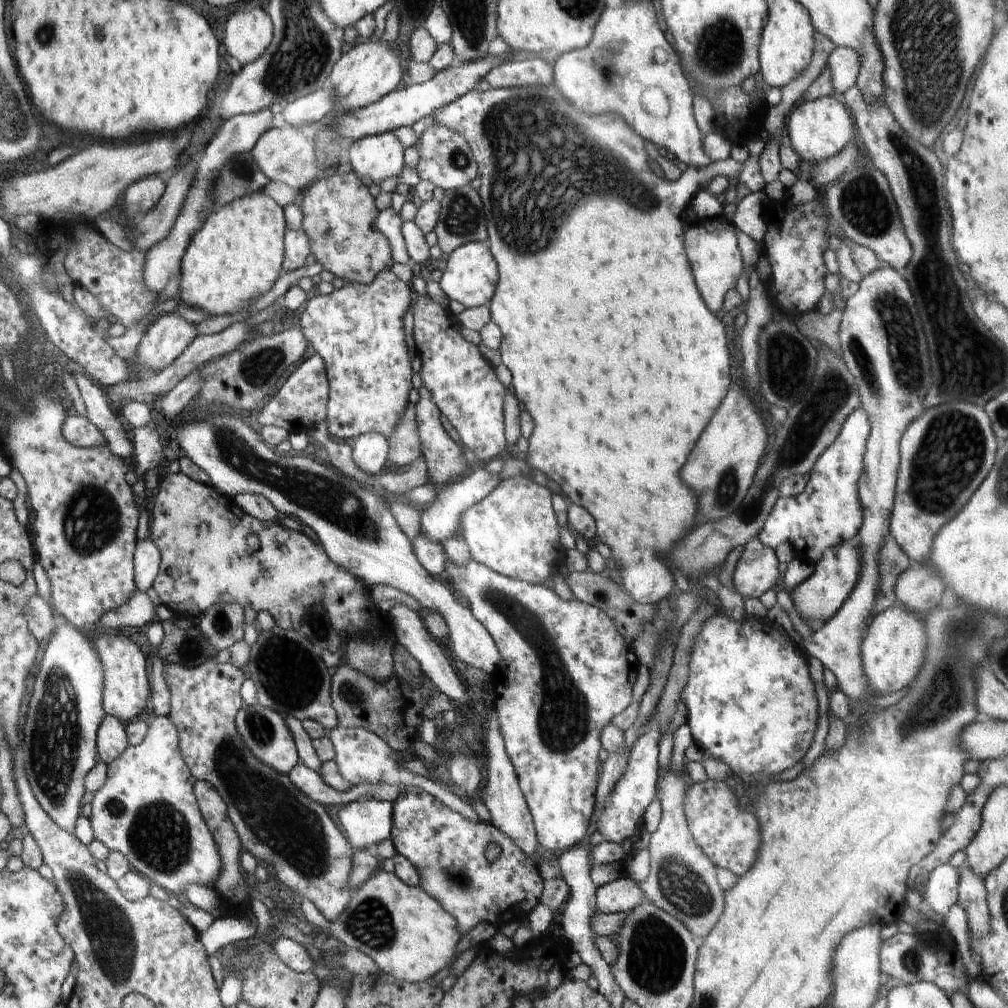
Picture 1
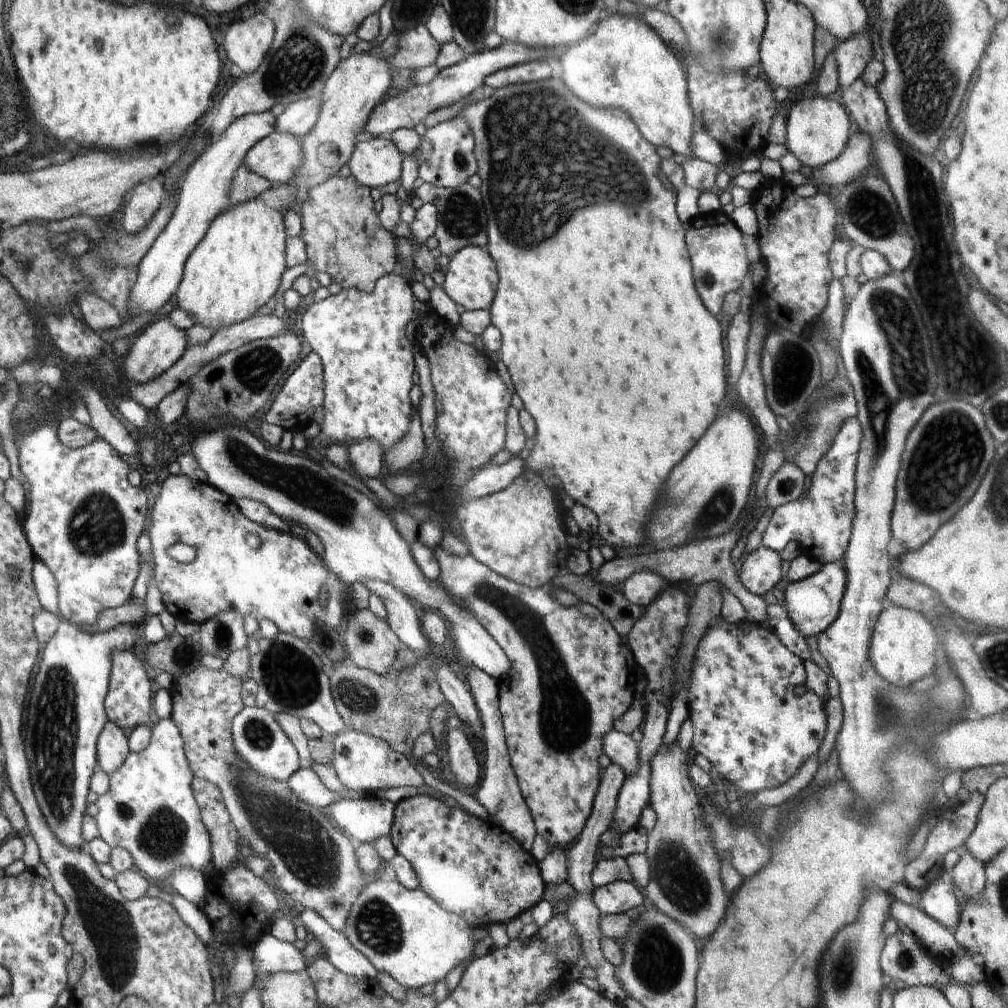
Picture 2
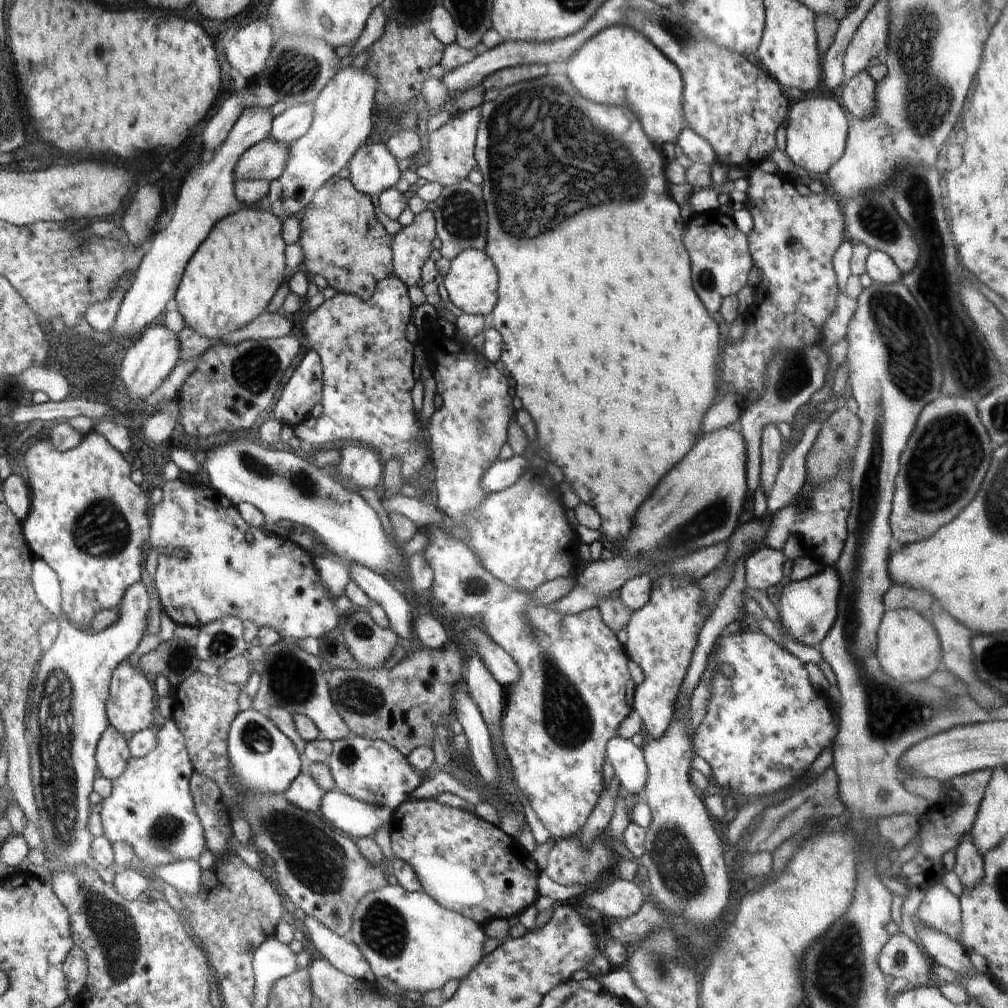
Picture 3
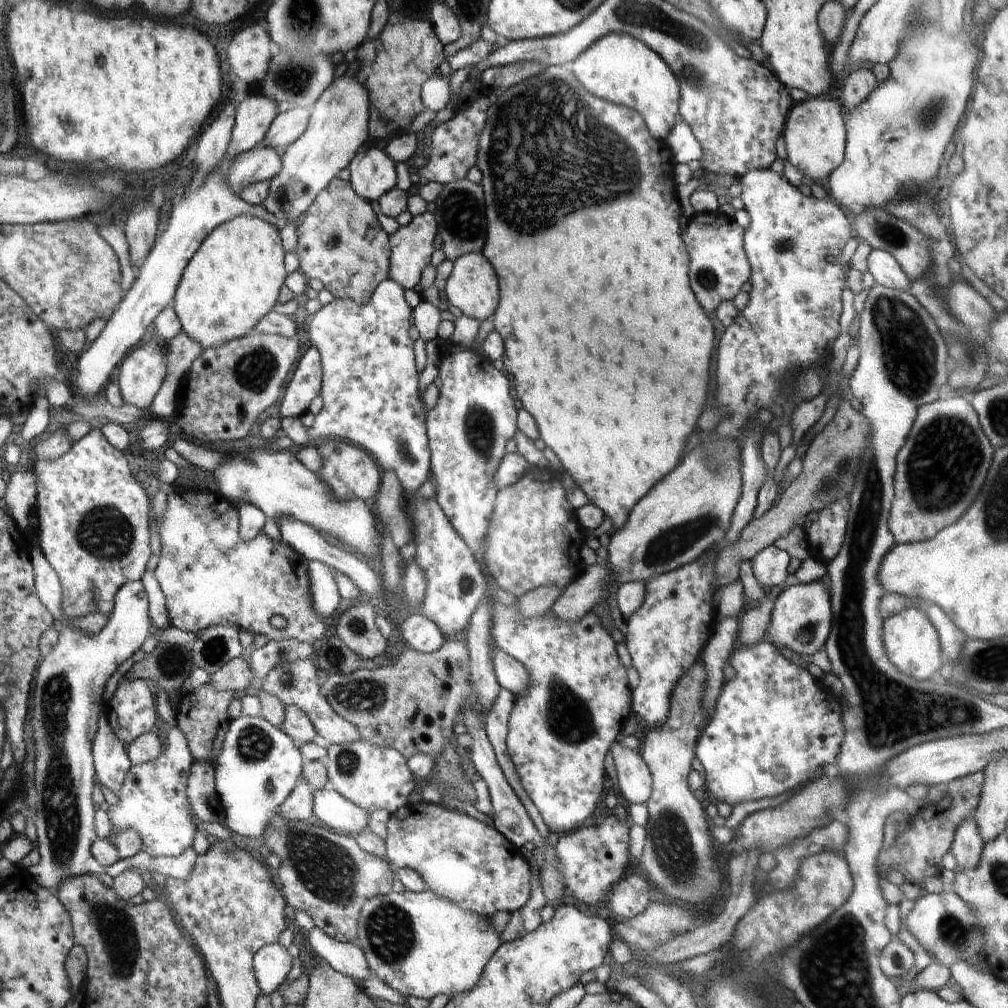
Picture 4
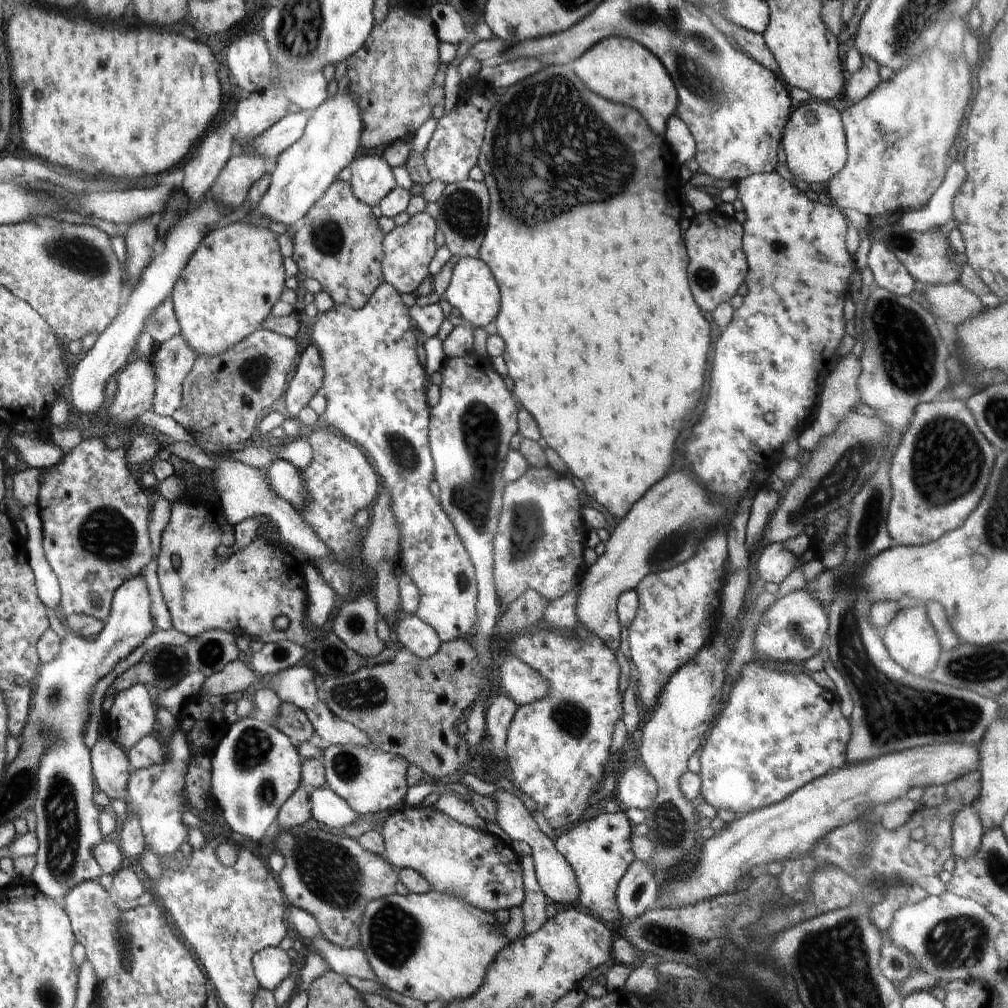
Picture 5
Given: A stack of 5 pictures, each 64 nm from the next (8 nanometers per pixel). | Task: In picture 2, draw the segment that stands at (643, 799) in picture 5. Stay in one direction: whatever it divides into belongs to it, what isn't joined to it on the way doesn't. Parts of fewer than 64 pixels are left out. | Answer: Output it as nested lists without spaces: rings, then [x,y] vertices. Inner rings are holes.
[[[610,730],[603,740],[603,753],[610,758],[612,764],[618,764],[626,778],[634,776],[640,764],[637,742],[630,735]]]

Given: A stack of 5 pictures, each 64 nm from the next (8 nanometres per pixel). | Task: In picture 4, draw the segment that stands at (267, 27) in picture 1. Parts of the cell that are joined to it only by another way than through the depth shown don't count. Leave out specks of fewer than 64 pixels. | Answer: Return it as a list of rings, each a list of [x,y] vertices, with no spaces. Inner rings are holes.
[[[254,24],[236,34],[227,47],[231,71],[238,80],[252,84],[255,90],[268,74],[270,64],[270,36],[262,24]]]

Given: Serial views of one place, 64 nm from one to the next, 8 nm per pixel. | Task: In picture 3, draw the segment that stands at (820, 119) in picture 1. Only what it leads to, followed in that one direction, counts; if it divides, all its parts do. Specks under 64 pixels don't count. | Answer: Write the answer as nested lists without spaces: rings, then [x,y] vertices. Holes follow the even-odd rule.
[[[806,95],[791,103],[786,115],[786,154],[790,160],[809,174],[828,172],[844,154],[847,142],[849,115],[834,98]]]

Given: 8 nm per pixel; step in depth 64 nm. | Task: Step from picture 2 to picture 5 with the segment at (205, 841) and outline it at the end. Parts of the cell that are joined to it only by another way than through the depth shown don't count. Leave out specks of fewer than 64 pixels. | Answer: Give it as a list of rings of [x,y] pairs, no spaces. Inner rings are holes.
[[[174,729],[170,735],[168,754],[165,761],[148,766],[147,769],[131,770],[128,778],[127,810],[138,814],[138,822],[142,828],[145,844],[150,846],[160,858],[172,857],[188,840],[188,828],[182,822],[187,806],[185,794],[185,776],[188,772],[188,762],[191,750],[186,735],[182,729]]]

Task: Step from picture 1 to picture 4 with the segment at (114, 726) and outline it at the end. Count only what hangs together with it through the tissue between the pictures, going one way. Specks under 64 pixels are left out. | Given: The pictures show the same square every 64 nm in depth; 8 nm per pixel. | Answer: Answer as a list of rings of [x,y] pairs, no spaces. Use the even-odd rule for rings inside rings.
[[[106,711],[99,712],[99,730],[94,738],[92,750],[100,783],[117,795],[126,773],[133,764],[128,758],[126,744],[112,732]]]

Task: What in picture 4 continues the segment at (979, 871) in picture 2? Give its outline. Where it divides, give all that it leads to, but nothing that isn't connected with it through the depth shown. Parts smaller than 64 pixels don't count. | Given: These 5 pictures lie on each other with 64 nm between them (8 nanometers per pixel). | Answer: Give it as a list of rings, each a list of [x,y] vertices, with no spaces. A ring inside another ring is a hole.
[[[968,816],[954,834],[954,840],[949,851],[957,862],[957,868],[970,868],[974,870],[980,862],[980,856],[983,848],[983,840],[980,838],[978,826],[975,818]]]

